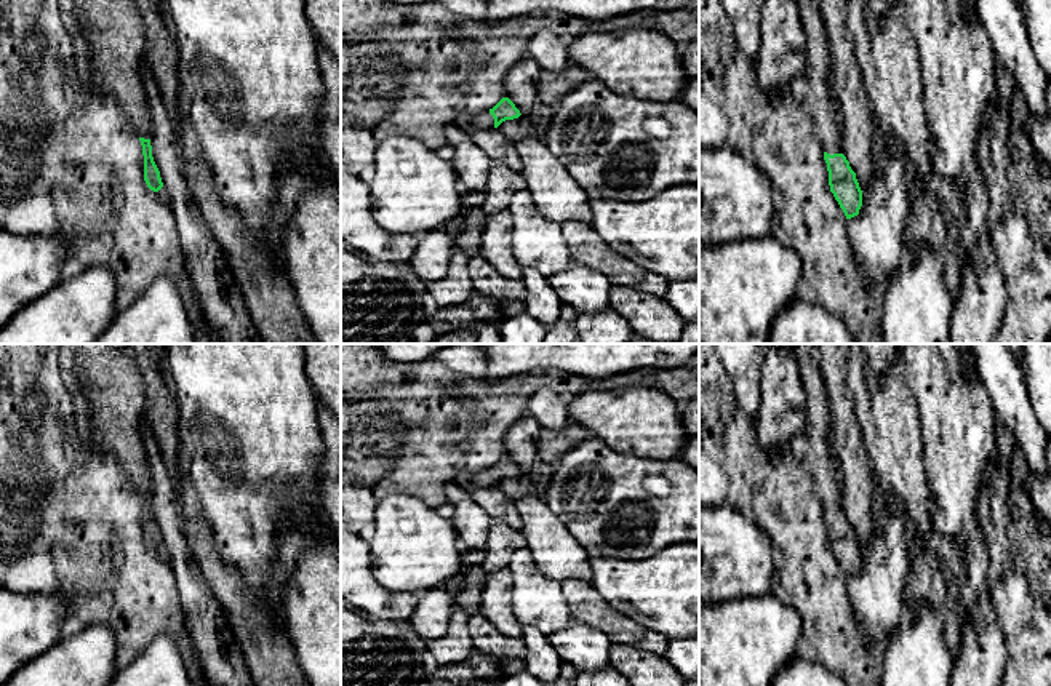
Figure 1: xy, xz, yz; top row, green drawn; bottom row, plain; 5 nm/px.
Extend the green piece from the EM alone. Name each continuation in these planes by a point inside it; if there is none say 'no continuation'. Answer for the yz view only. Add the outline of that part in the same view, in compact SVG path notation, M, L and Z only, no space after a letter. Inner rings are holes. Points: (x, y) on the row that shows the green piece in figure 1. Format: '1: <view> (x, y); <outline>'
1: yz (819, 101); M798 0L808 50L805 104L824 152L843 154L841 123L830 88L832 56L819 0Z

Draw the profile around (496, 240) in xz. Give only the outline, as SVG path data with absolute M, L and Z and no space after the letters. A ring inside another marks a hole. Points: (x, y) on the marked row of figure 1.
M509 211L488 216L482 233L480 254L499 275L509 280L522 280L522 265L512 253L512 216Z

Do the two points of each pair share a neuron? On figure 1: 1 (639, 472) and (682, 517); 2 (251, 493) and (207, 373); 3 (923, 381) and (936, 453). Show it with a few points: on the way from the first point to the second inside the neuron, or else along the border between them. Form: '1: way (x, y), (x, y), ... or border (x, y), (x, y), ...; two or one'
1: way (656, 469), (664, 469), (682, 486), (682, 499); one
2: way (248, 462), (248, 421), (247, 413), (237, 403); one
3: way (933, 398), (936, 402), (936, 435); one

